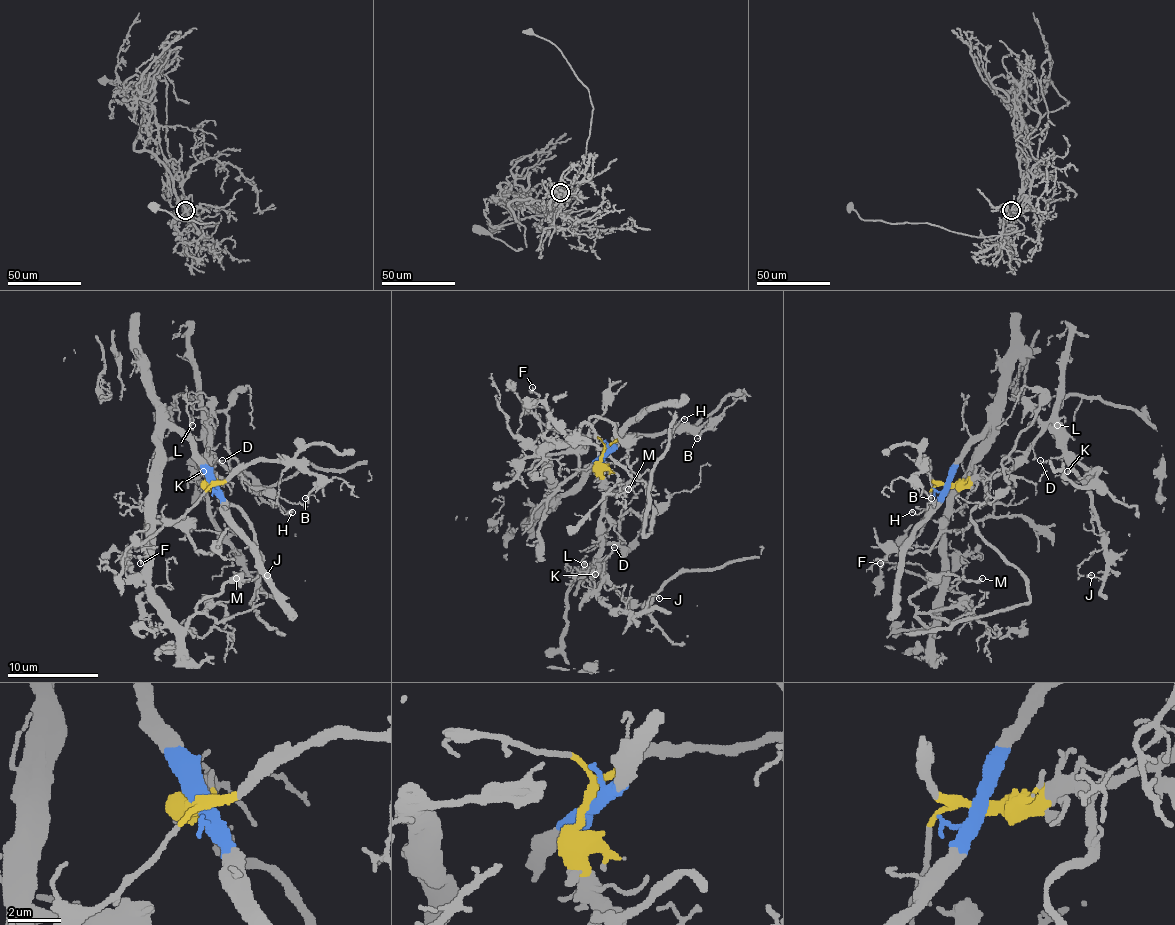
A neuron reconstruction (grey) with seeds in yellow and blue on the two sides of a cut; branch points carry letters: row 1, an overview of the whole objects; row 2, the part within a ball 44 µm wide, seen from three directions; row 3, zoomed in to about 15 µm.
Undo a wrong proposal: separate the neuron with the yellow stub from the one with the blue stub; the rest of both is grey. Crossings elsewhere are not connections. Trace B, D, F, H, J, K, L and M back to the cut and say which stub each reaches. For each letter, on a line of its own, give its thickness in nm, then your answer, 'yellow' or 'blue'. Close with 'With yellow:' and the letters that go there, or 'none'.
B: 120 nm | yellow
D: 120 nm | yellow
F: 180 nm | blue
H: 120 nm | yellow
J: 120 nm | yellow
K: 120 nm | yellow
L: 110 nm | yellow
M: 130 nm | blue
With yellow: B, D, H, J, K, L

